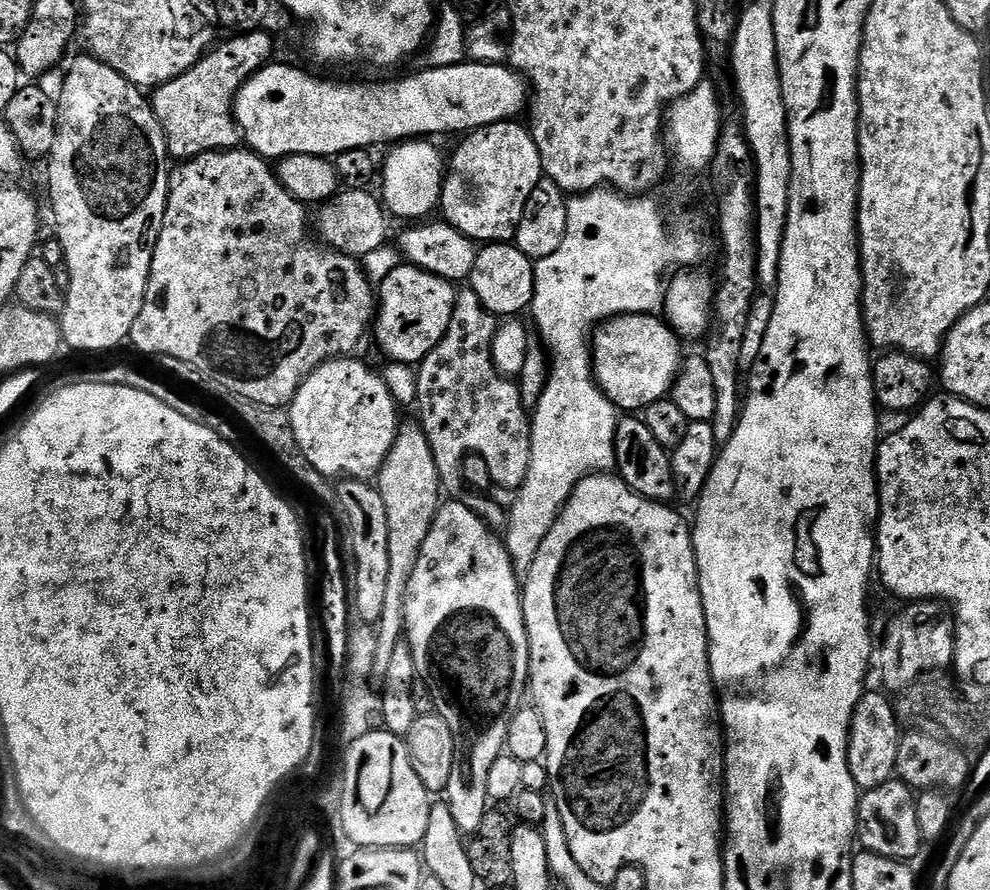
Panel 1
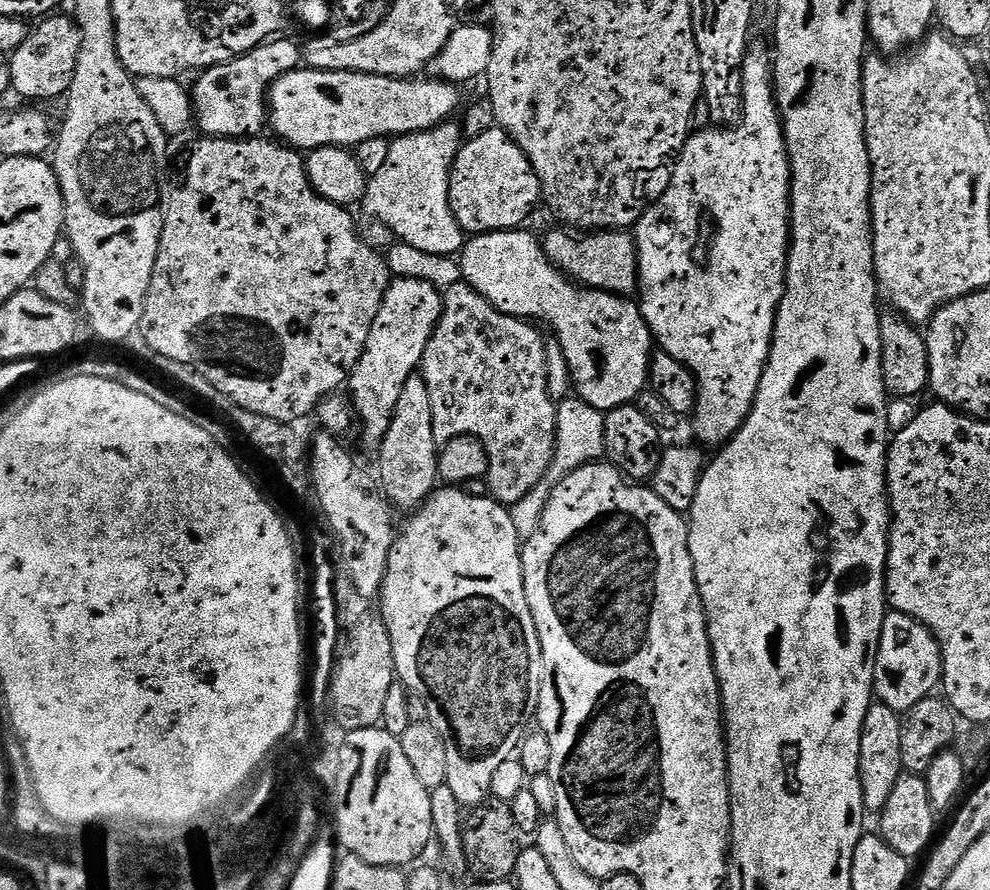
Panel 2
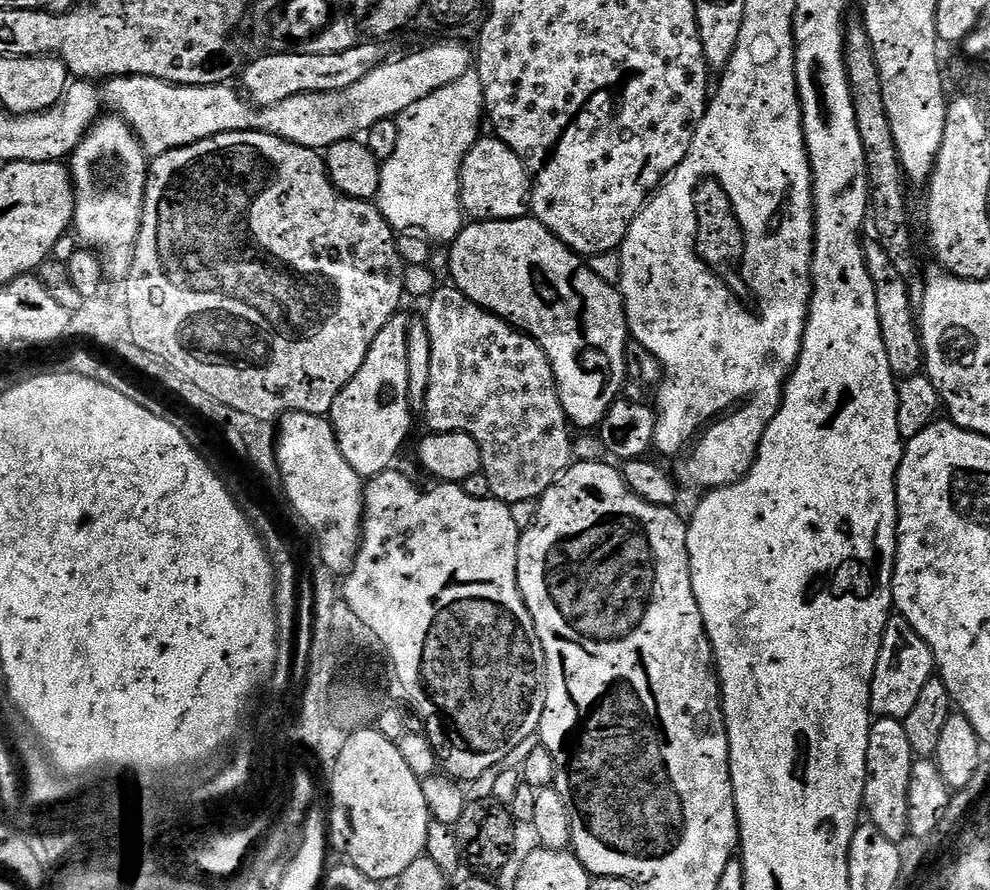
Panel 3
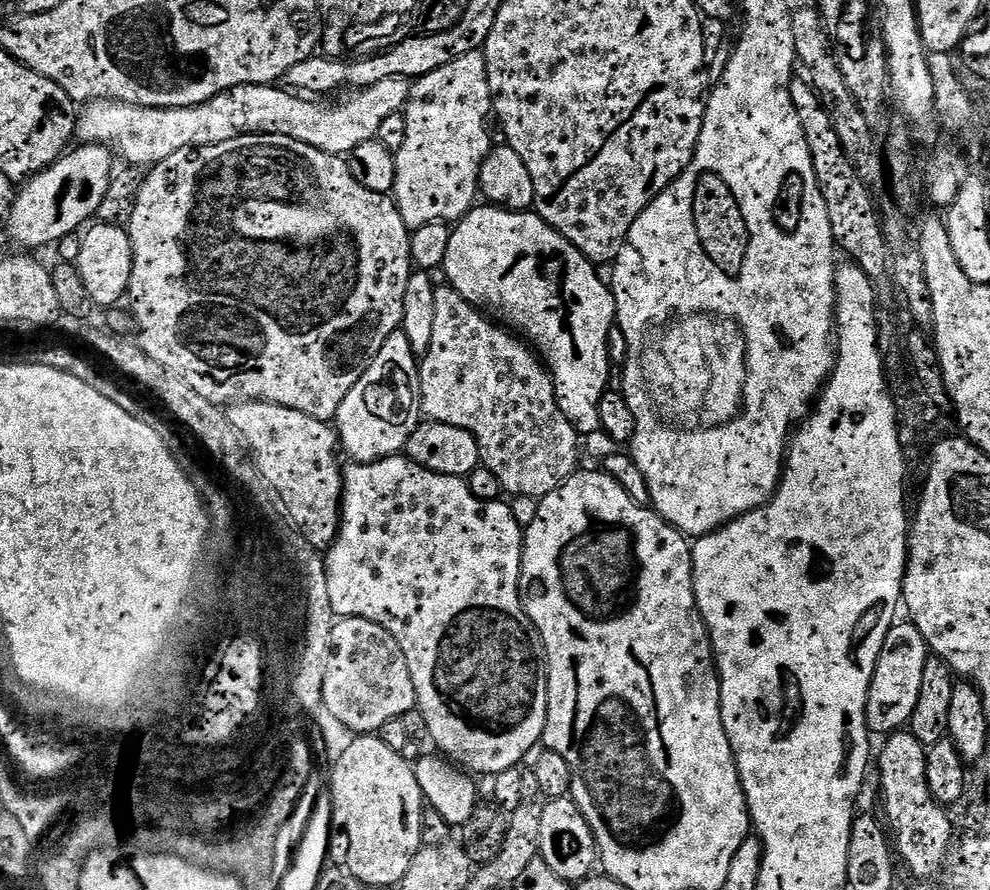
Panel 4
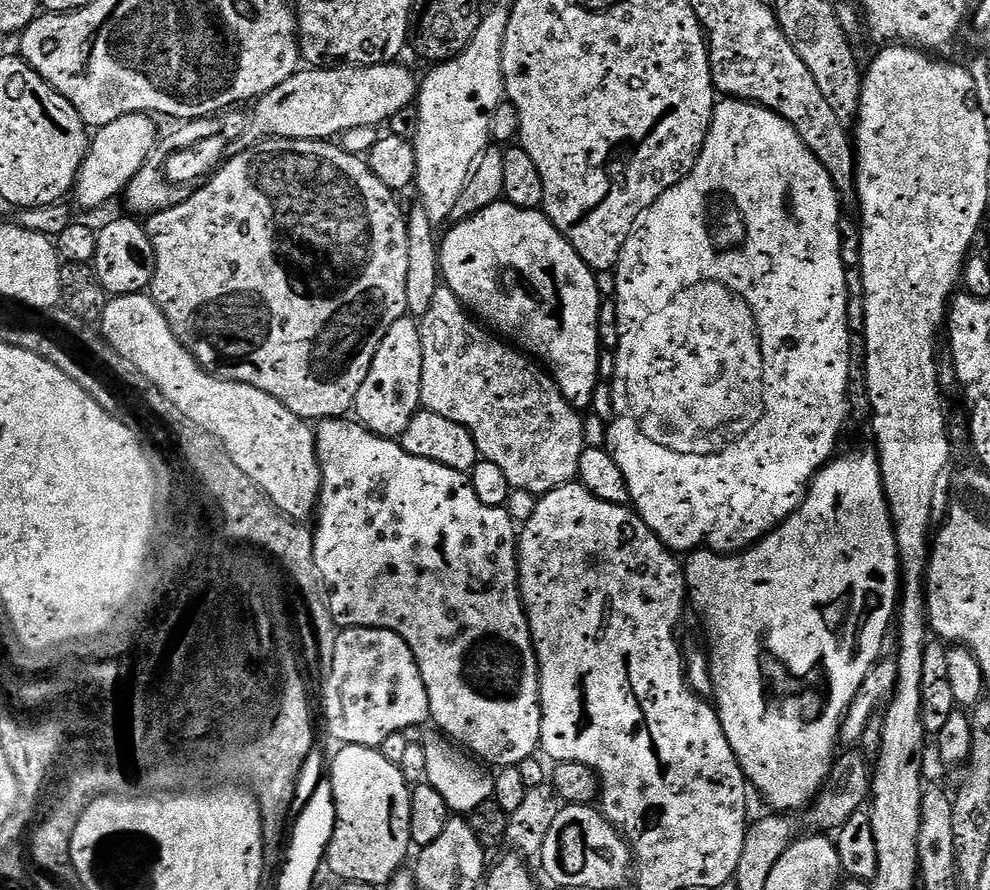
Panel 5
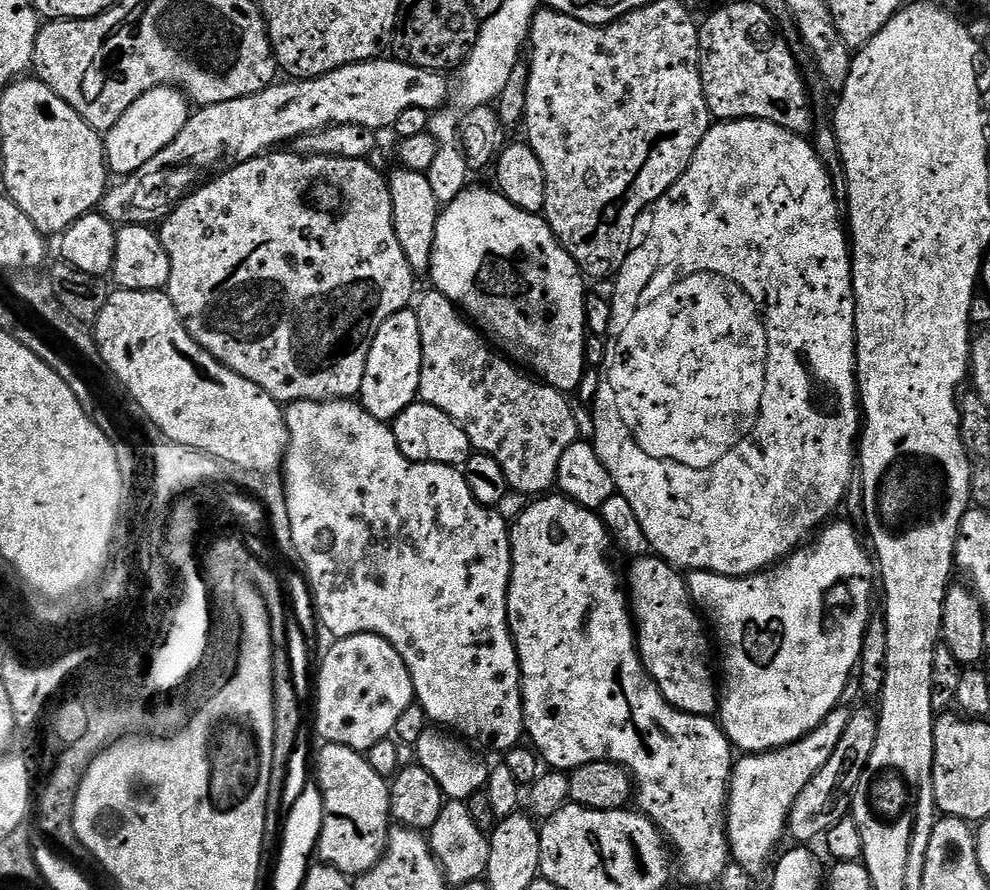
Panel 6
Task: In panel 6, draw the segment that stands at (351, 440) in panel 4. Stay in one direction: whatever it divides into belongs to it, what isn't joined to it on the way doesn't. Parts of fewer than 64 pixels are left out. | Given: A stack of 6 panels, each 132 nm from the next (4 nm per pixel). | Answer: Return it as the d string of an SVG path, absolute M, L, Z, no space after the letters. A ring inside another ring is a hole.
M405 310L390 314L386 322L374 334L374 346L370 346L370 358L366 358L366 374L362 378L359 403L374 418L391 422L406 406L417 403L422 374L422 334L418 330L415 311Z

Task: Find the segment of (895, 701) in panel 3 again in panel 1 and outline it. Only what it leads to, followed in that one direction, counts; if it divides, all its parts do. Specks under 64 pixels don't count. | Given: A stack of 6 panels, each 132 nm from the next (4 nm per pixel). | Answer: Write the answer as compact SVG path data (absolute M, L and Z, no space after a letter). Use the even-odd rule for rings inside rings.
M916 602L905 608L908 609L893 618L892 625L889 626L888 633L884 636L884 645L881 648L879 645L878 648L880 676L884 679L885 686L889 688L884 687L889 693L896 691L899 693L929 674L939 673L936 672L939 668L951 669L956 658L956 621L951 611L932 602Z

